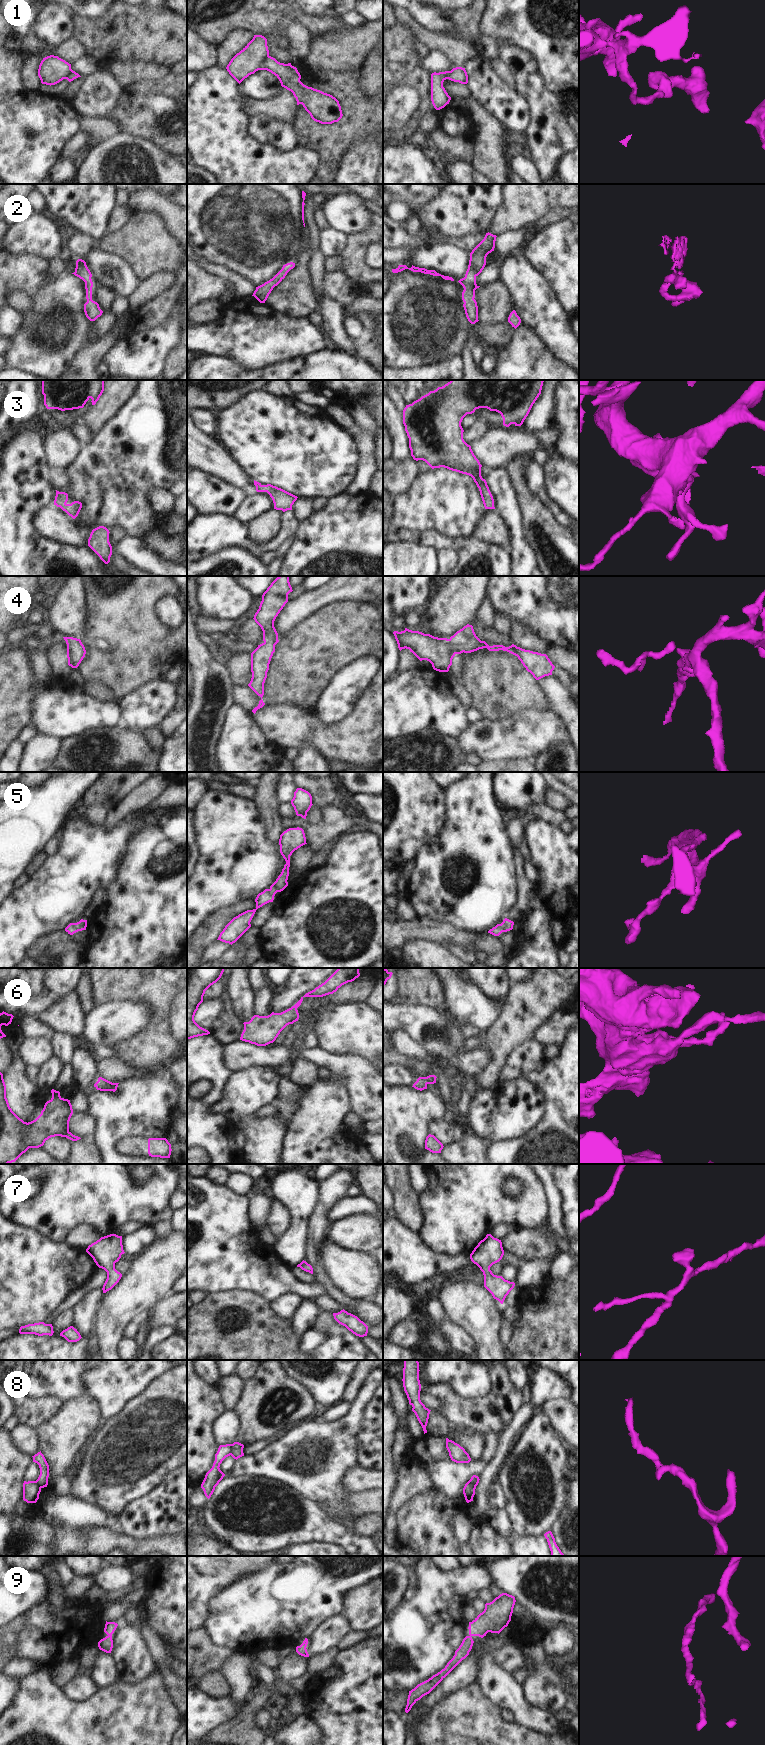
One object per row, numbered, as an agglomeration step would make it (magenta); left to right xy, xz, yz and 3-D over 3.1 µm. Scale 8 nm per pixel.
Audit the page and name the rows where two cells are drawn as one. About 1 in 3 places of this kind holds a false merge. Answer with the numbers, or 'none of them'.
1, 8

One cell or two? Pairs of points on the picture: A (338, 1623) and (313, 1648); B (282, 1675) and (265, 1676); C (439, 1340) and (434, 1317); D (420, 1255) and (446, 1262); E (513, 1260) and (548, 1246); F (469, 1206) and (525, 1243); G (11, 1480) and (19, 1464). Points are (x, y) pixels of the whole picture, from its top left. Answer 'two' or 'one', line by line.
A: one
B: two
C: one
D: one
E: two
F: two
G: one

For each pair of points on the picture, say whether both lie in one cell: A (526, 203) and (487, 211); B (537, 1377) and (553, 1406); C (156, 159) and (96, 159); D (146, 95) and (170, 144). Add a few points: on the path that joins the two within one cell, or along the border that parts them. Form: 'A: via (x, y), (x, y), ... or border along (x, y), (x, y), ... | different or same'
A: border along (503, 194), (503, 204), (489, 229) | different
B: border along (567, 1398), (553, 1398), (539, 1407) | different
C: via (141, 145), (134, 142), (125, 142), (111, 148) | same
D: via (155, 107), (155, 123), (160, 132) | same

